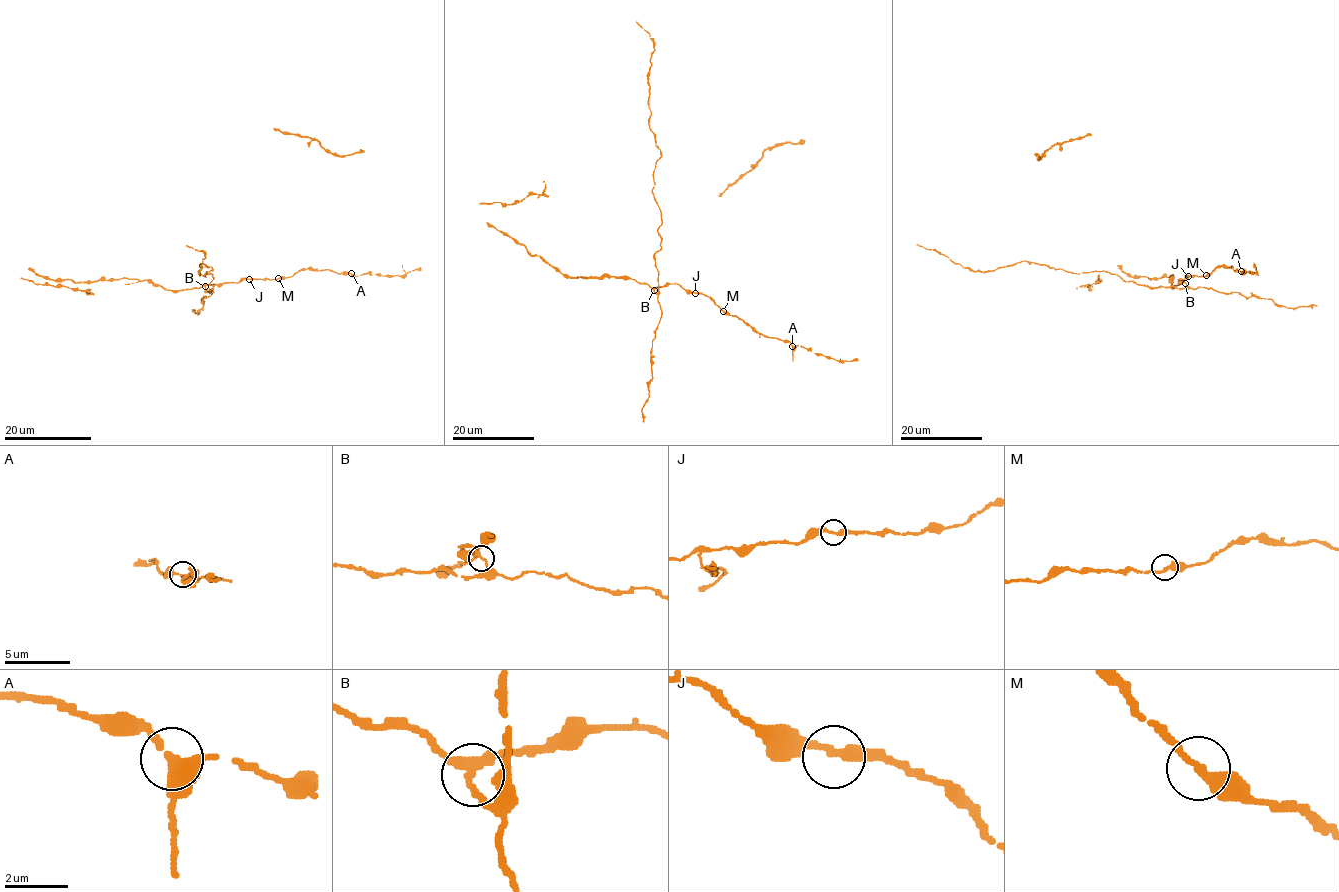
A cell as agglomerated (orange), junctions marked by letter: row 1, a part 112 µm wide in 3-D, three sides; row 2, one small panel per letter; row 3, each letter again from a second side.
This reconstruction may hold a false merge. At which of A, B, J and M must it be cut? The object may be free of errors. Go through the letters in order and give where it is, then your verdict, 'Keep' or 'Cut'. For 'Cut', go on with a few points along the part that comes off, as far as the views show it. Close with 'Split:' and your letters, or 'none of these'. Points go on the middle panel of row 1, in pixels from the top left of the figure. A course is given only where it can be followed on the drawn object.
A: Place: (792, 346). Keep
B: Place: (654, 290). Cut. Course of the part to remove: (654, 289), (654, 256), (661, 247), (652, 189), (660, 150), (648, 125), (654, 44), (636, 21)
J: Place: (695, 293). Keep
M: Place: (723, 311). Keep
Split: B

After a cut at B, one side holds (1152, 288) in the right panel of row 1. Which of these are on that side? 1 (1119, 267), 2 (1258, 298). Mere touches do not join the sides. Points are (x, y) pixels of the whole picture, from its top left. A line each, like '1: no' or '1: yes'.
1: no
2: yes

